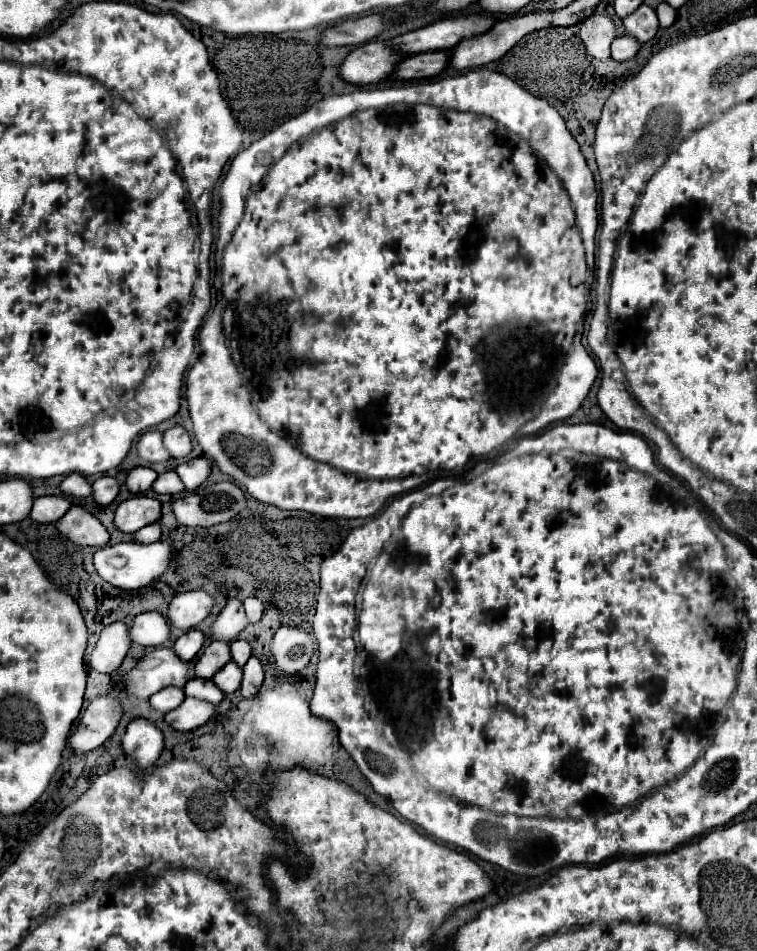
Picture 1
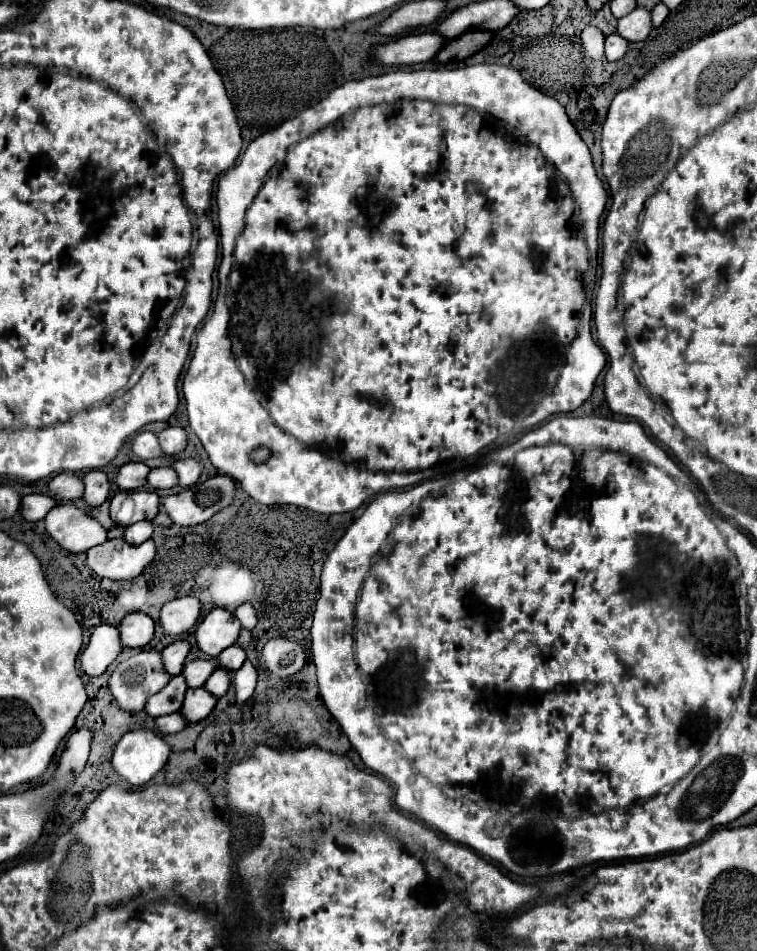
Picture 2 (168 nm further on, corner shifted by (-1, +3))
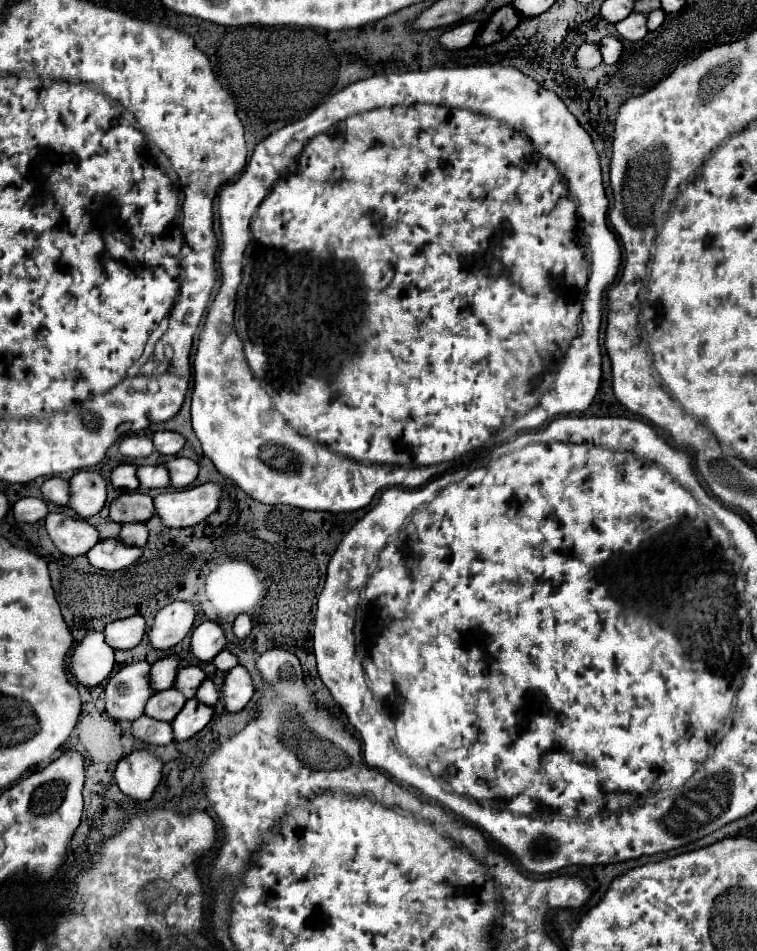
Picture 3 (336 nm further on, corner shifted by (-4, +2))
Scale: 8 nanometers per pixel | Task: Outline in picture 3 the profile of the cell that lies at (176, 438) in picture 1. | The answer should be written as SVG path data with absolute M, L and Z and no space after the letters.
M156 432L154 434L154 446L160 454L166 454L166 456L176 456L182 448L184 448L184 436L178 434L178 432Z

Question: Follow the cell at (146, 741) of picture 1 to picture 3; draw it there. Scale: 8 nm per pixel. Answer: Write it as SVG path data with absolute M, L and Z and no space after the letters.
M132 750L116 764L114 780L118 788L132 800L150 800L162 778L162 766L162 760L148 750Z

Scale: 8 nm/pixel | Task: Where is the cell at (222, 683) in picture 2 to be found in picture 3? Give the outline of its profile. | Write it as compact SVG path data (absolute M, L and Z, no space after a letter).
M206 678L206 680L200 684L200 688L198 688L198 692L196 692L196 698L198 698L200 702L208 704L208 706L214 706L214 704L218 702L218 688L216 688L216 684L214 684L210 678Z

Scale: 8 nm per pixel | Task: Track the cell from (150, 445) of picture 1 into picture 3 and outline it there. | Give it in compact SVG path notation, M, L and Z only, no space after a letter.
M128 436L120 442L118 450L126 458L146 458L154 452L154 444L148 436Z

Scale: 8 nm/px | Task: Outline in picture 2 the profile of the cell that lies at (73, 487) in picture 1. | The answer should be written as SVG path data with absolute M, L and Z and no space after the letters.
M59 473L49 481L49 491L63 501L75 501L83 495L83 481L75 473Z

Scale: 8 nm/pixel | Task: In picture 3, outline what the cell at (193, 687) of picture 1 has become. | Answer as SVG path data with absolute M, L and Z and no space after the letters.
M196 698L186 700L184 708L178 712L178 716L172 722L174 728L174 740L182 742L192 738L196 732L200 732L210 720L212 720L214 708L206 706L206 704L198 704Z

